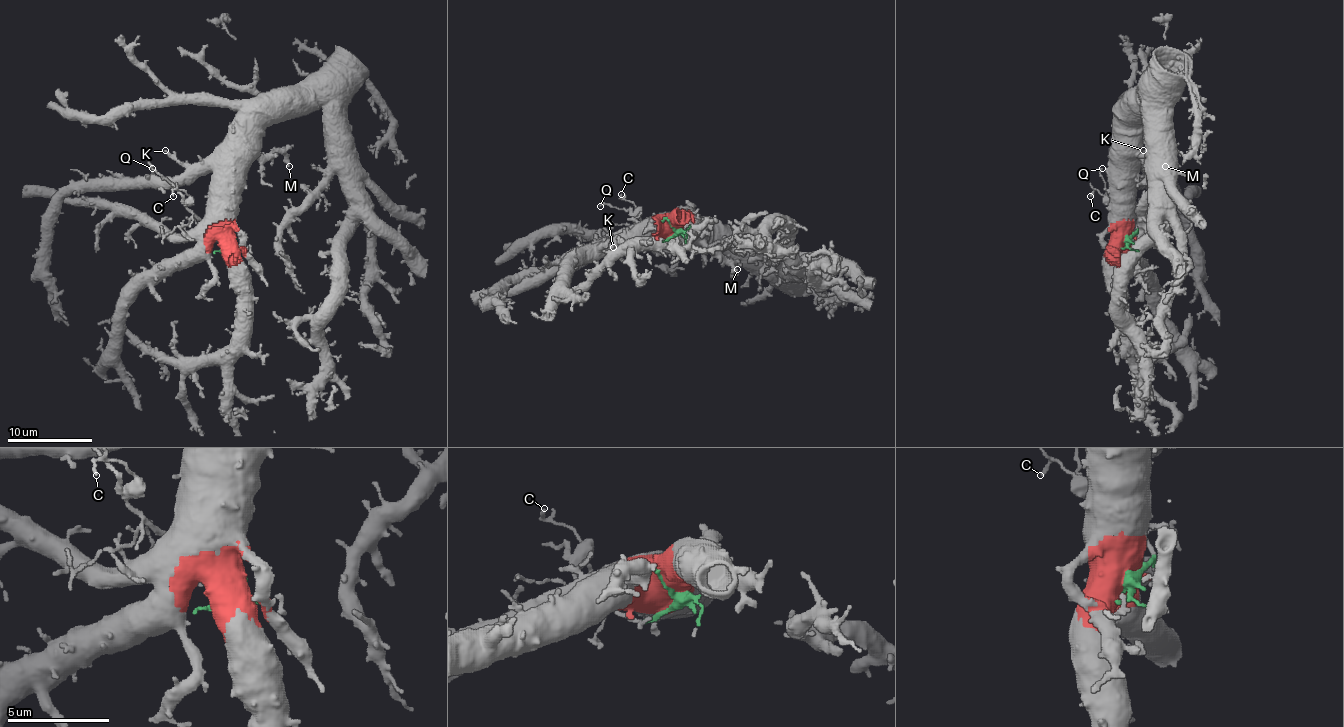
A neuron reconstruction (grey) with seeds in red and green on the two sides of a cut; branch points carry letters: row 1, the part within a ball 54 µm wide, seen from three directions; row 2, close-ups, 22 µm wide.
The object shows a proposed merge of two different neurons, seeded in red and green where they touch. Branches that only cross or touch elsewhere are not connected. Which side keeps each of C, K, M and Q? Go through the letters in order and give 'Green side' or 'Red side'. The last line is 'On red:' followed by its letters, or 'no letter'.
C: Green side
K: Red side
M: Red side
Q: Green side
On red: K, M

